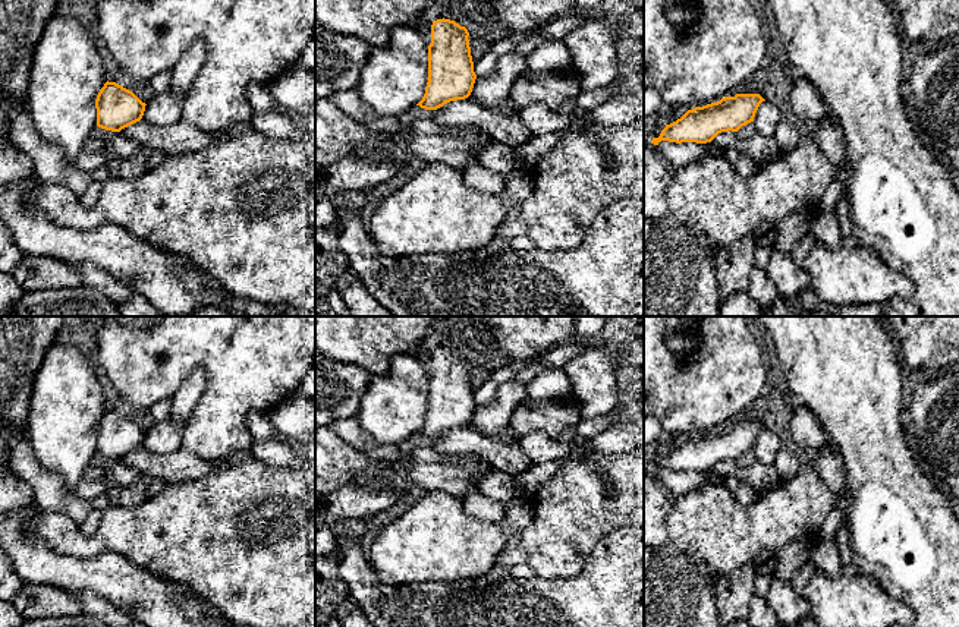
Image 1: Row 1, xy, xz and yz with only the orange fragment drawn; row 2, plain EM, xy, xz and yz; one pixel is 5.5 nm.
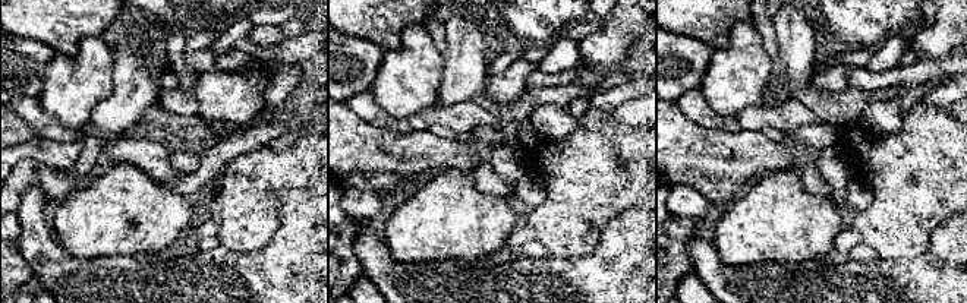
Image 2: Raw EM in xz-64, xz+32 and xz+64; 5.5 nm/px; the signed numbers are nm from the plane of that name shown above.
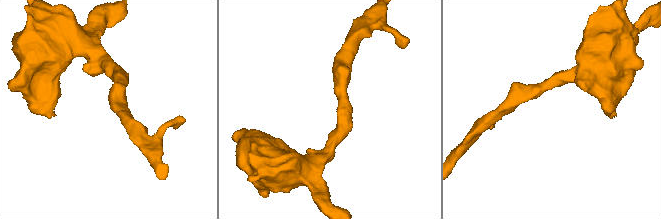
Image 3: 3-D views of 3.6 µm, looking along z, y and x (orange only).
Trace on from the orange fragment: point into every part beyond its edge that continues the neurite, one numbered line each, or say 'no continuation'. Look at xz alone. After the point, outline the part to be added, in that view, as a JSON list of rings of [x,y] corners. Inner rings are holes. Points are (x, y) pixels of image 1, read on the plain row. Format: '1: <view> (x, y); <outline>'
no continuation

